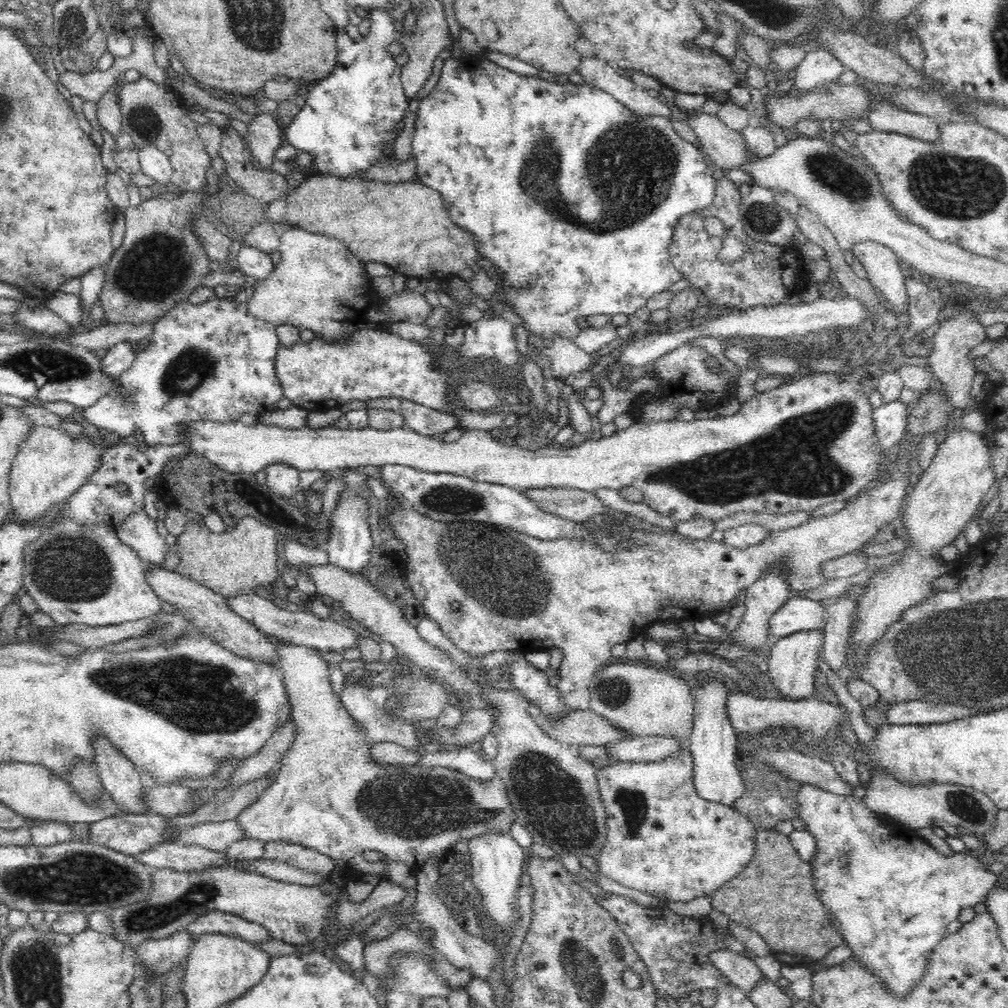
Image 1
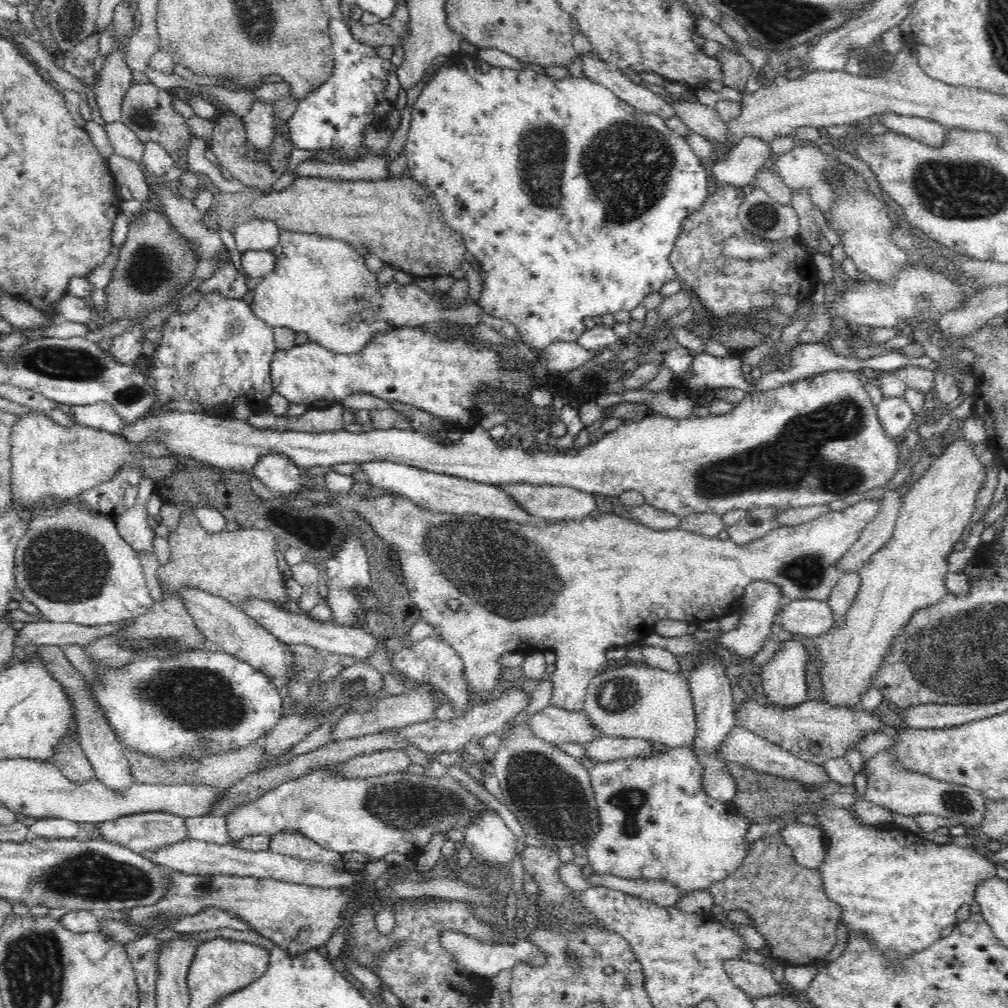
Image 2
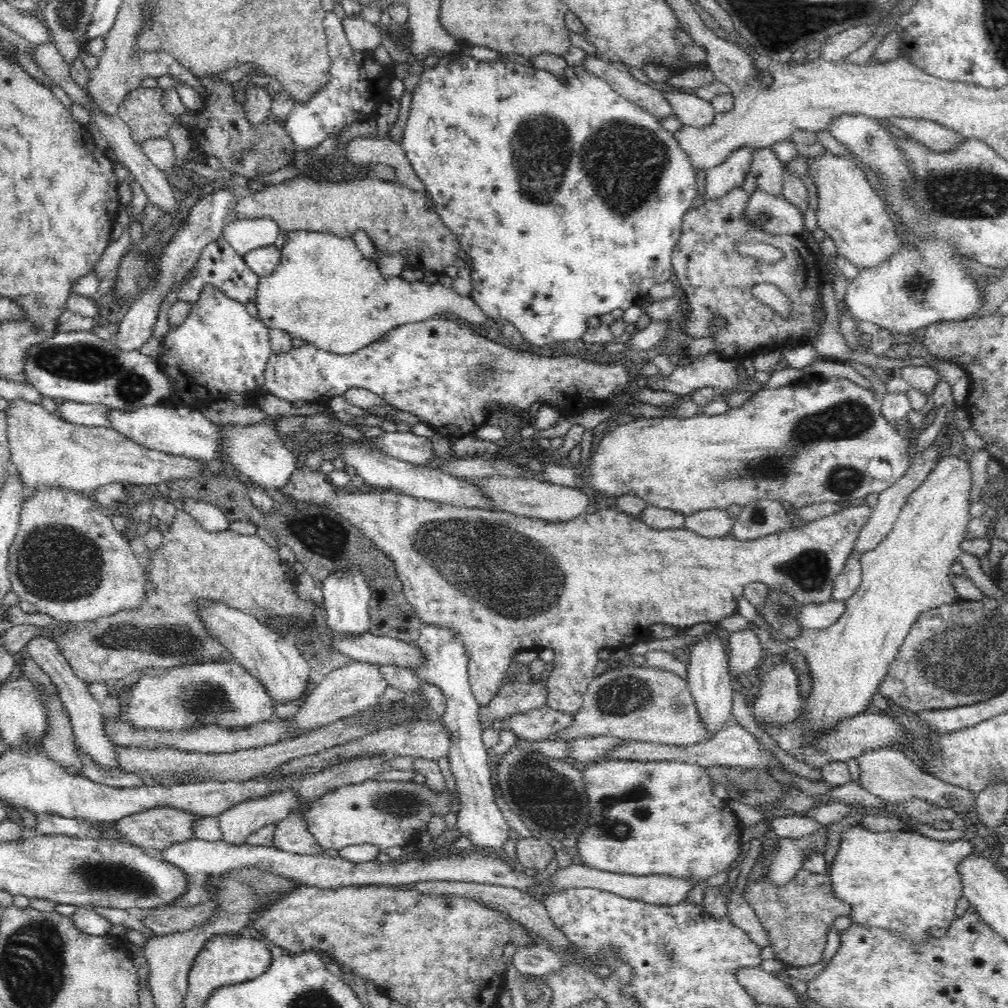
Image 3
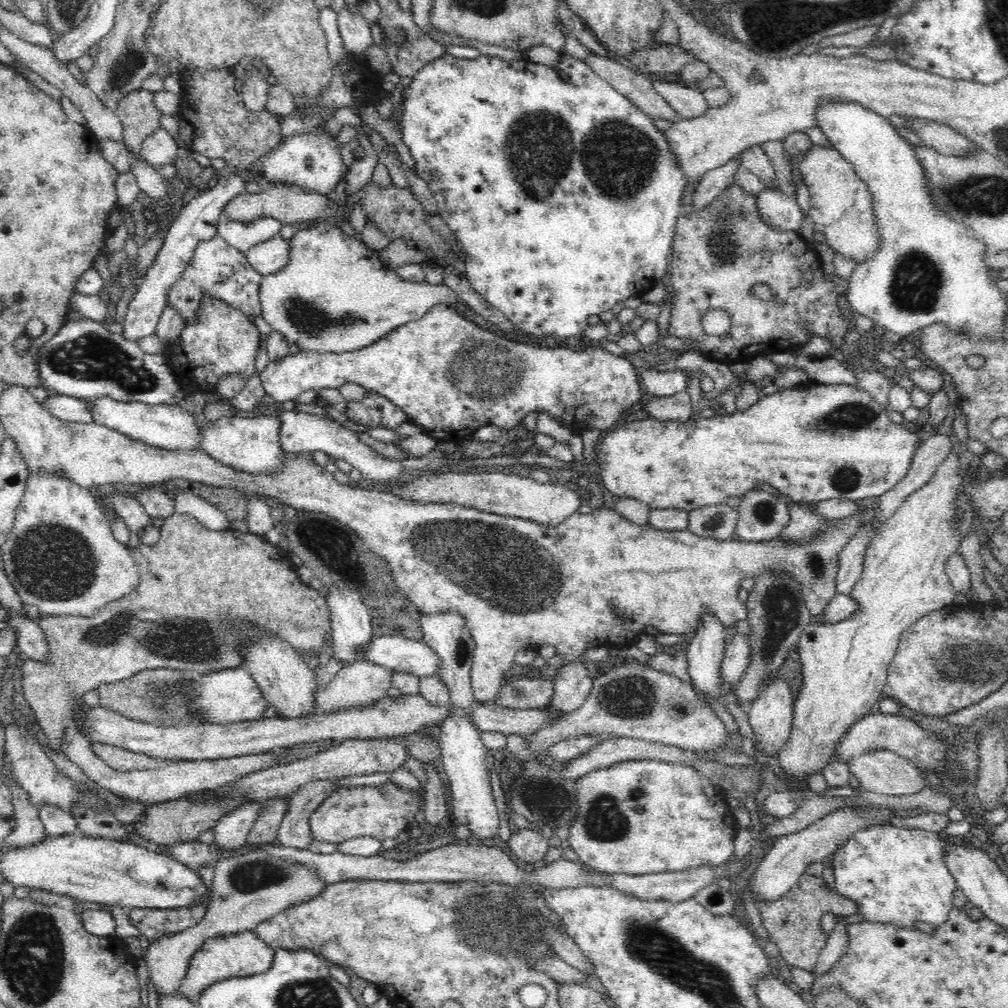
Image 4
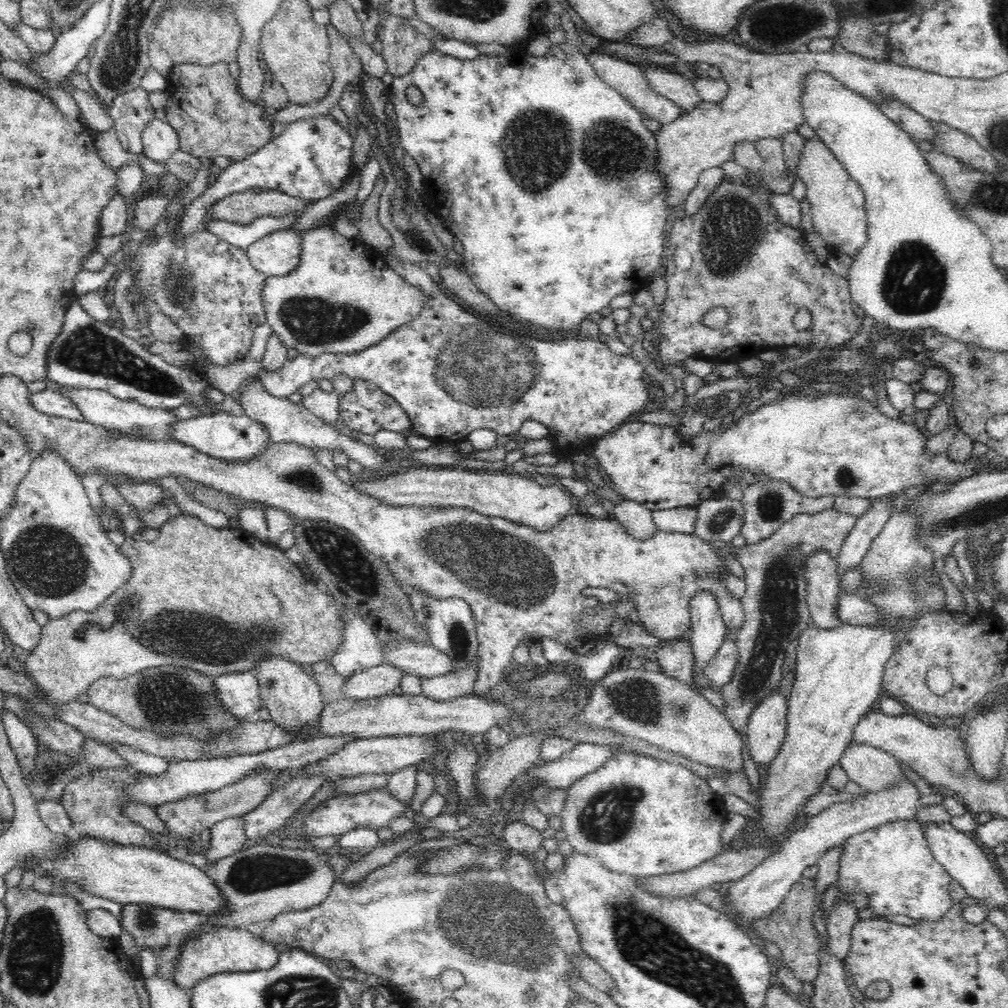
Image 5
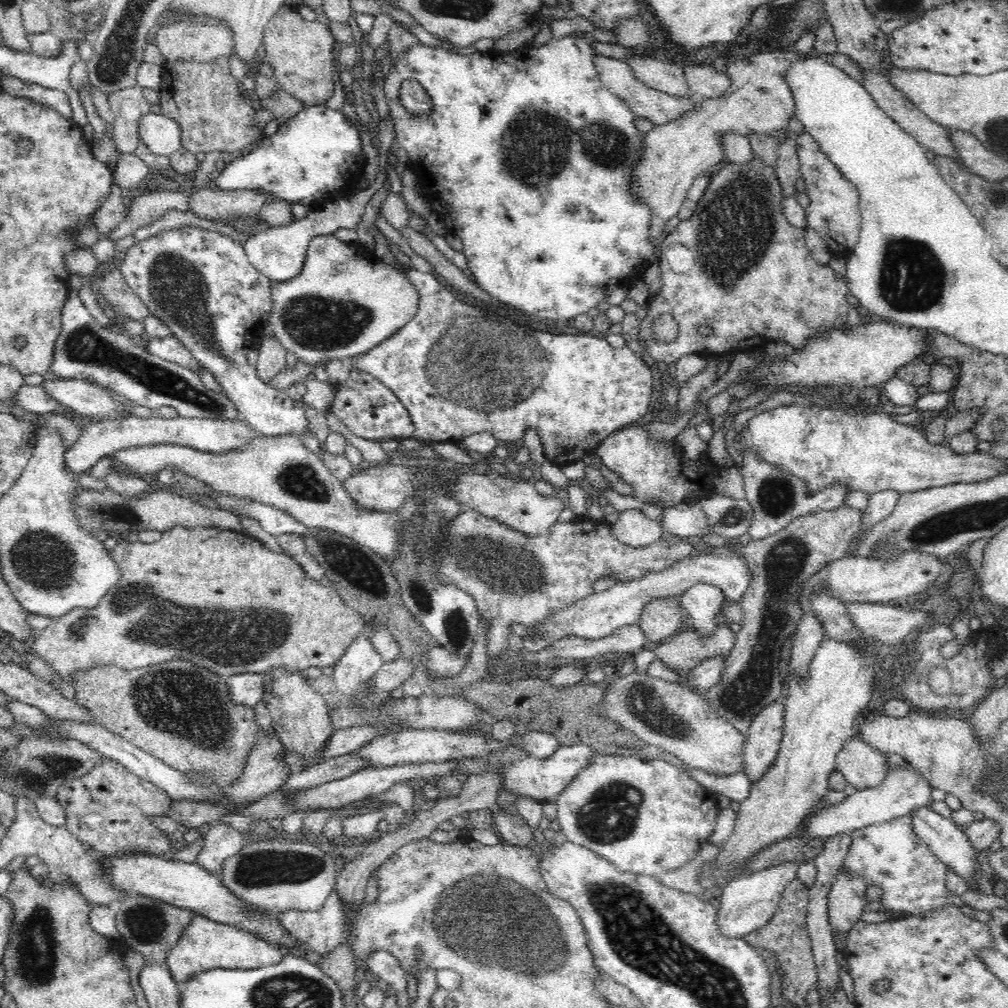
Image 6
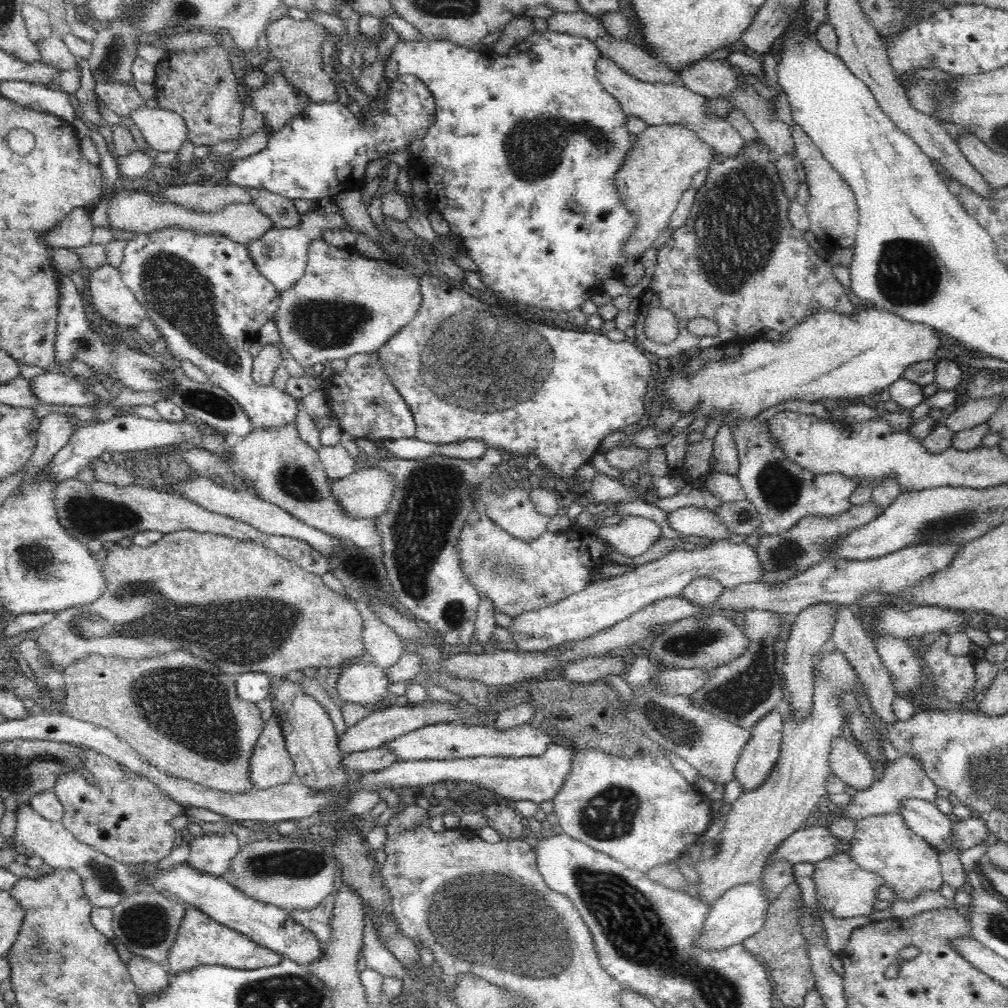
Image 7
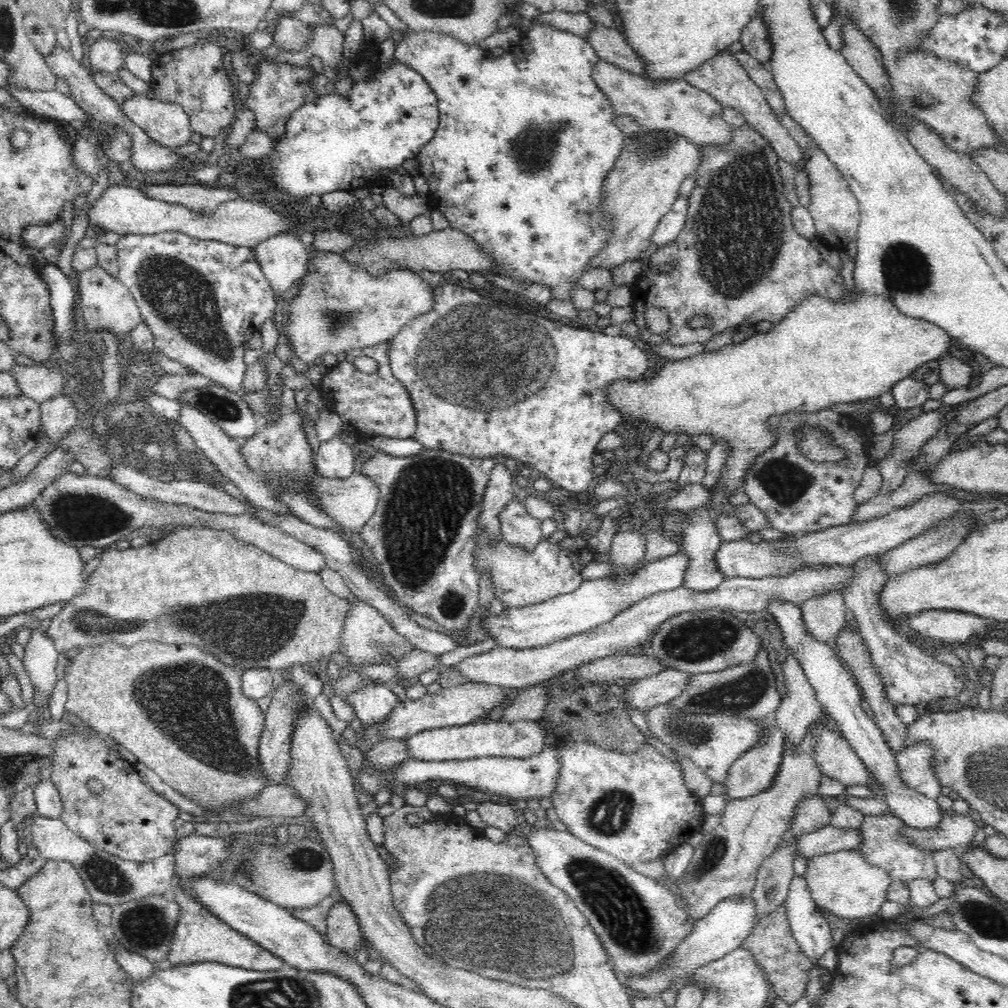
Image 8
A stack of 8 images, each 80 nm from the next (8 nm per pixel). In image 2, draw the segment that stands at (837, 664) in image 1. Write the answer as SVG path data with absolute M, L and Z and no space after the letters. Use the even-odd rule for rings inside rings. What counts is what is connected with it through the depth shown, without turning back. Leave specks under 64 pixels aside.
M858 571L842 574L836 586L832 589L827 603L830 605L833 616L833 628L844 624L846 612L850 610L850 604L854 602L856 594L861 586L861 576Z

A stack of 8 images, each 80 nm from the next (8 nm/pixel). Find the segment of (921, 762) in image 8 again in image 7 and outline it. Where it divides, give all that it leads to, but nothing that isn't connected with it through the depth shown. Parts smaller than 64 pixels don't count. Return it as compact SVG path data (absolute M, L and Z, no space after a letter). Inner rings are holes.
M901 754L895 761L890 762L884 771L870 788L858 791L852 796L852 802L846 807L839 807L839 809L826 817L824 826L830 826L832 822L836 822L840 816L847 816L857 823L868 816L878 816L878 814L890 814L890 812L900 813L900 806L906 799L926 800L930 803L937 799L938 787L934 784L931 778L924 772L921 762L910 756L909 754Z

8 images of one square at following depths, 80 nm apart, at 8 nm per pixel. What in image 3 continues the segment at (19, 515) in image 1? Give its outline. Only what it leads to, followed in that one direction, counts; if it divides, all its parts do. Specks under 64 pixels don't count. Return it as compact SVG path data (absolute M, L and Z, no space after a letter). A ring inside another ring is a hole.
M23 398L22 400L10 400L10 408L6 410L6 415L8 415L7 438L11 449L11 466L17 468L17 474L19 474L27 494L31 494L36 486L61 486L64 490L89 495L98 487L115 482L159 485L165 480L174 478L198 479L202 476L213 475L202 465L206 464L204 461L146 448L112 427L91 427L65 421L61 417L48 413L42 405L32 404Z

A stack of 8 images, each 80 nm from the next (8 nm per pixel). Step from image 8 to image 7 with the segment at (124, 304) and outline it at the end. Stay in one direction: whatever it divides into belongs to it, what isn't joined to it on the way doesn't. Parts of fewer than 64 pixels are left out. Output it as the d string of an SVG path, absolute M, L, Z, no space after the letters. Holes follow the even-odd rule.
M106 263L85 274L87 306L106 322L120 327L138 328L147 318L146 310L126 286L119 269Z

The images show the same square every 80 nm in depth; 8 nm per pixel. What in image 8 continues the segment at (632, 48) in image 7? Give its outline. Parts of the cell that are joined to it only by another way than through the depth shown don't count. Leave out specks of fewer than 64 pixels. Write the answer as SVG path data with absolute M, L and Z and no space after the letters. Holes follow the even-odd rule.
M594 23L592 32L586 39L590 46L594 47L599 59L615 64L632 74L646 76L646 63L642 62L642 57L630 48L630 43L620 30Z

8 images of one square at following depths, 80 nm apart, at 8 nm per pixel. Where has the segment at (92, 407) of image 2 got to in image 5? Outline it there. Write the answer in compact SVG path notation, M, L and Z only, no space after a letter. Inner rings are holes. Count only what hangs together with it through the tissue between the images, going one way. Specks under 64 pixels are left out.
M44 389L37 393L28 394L28 401L38 412L50 416L61 416L70 420L84 421L82 411L74 405L74 401L62 393Z

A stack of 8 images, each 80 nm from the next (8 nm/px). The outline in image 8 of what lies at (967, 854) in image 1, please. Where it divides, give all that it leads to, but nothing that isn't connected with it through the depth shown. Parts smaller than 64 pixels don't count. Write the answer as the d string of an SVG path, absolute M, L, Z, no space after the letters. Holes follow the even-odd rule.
M886 811L881 815L864 815L859 826L859 835L861 836L859 851L864 860L868 864L885 870L893 881L901 880L906 887L916 878L923 878L933 883L938 878L933 852L918 847L916 843L906 841L906 837L902 835L902 830L904 830L904 822L892 811Z

